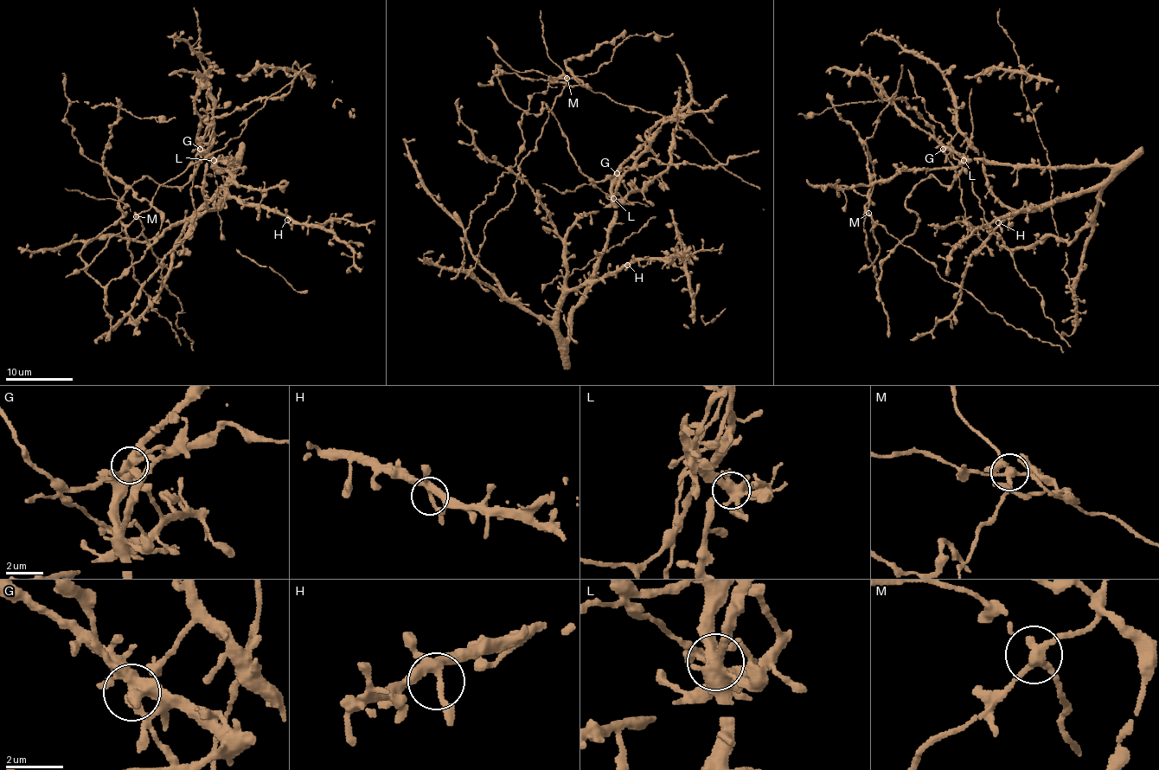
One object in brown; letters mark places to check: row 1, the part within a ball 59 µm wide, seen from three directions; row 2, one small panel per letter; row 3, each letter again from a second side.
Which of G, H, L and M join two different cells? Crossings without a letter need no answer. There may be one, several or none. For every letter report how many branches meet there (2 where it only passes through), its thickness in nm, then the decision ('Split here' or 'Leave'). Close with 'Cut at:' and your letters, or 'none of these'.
G: Branches: 6. Thickness 460 nm. Split here
H: Branches: 4. Thickness 280 nm. Leave
L: Branches: 5. Thickness 440 nm. Leave
M: Branches: 4. Thickness 280 nm. Split here
Cut at: G, M

